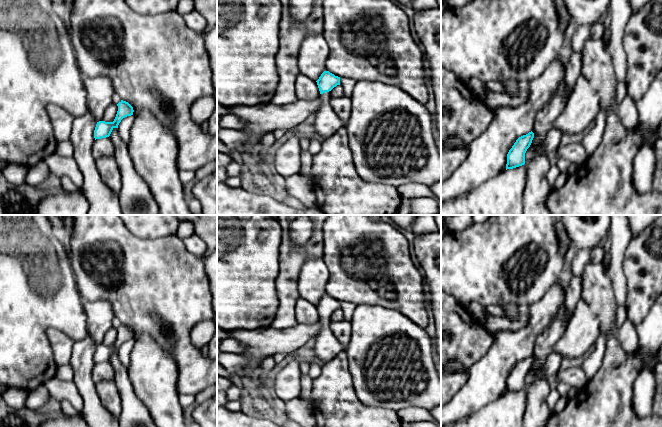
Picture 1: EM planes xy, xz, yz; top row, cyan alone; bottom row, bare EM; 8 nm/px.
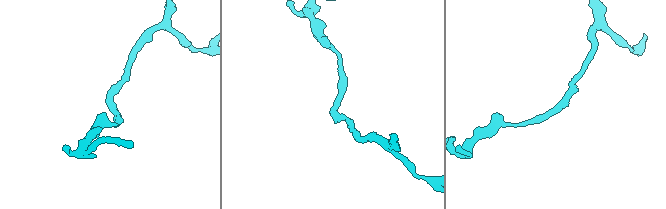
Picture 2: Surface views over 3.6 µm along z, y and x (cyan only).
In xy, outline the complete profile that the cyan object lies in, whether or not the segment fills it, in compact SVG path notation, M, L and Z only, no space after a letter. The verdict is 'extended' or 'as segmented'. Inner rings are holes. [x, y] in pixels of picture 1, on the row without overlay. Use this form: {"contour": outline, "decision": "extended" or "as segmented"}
{"contour": "M121 324L118 328L118 335L113 346L99 345L94 354L94 362L101 363L109 361L114 352L118 352L121 344L127 340L133 339L133 331L126 325Z", "decision": "as segmented"}

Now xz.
{"contour": "M324 295L316 306L321 318L321 329L314 337L314 350L316 357L323 364L331 361L340 352L346 351L346 347L333 336L329 328L330 320L328 316L340 309L340 301L329 295Z", "decision": "extended"}

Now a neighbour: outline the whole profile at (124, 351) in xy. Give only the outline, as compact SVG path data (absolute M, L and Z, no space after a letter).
M134 339L127 340L121 344L118 349L118 358L119 361L128 369L130 365L130 355L134 346Z

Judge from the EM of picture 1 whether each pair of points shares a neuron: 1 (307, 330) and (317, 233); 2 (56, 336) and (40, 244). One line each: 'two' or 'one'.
1: two
2: two

